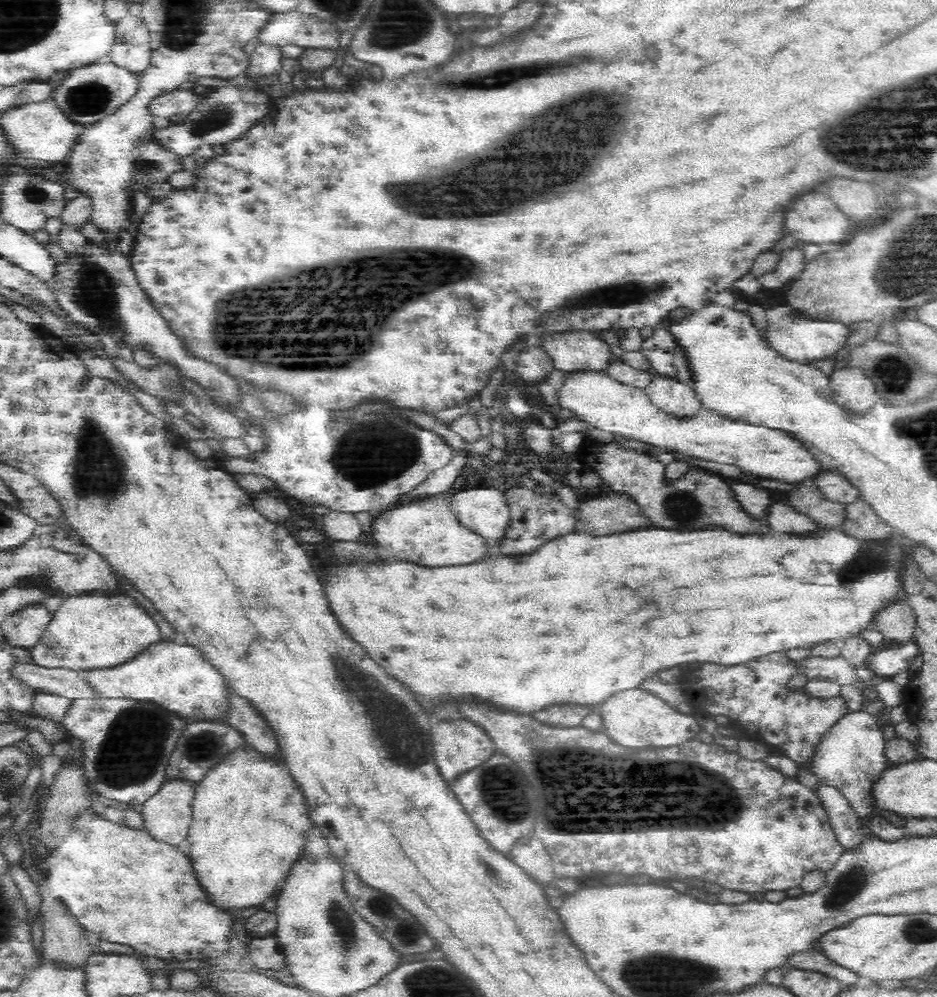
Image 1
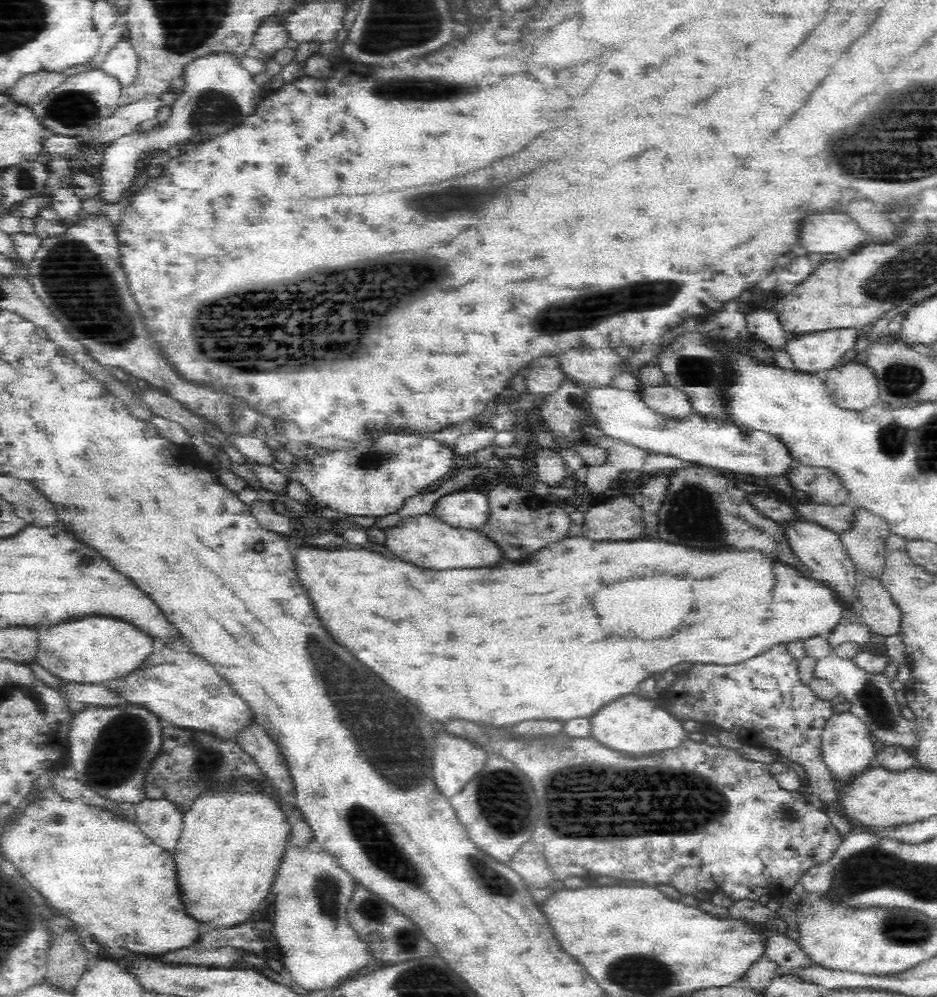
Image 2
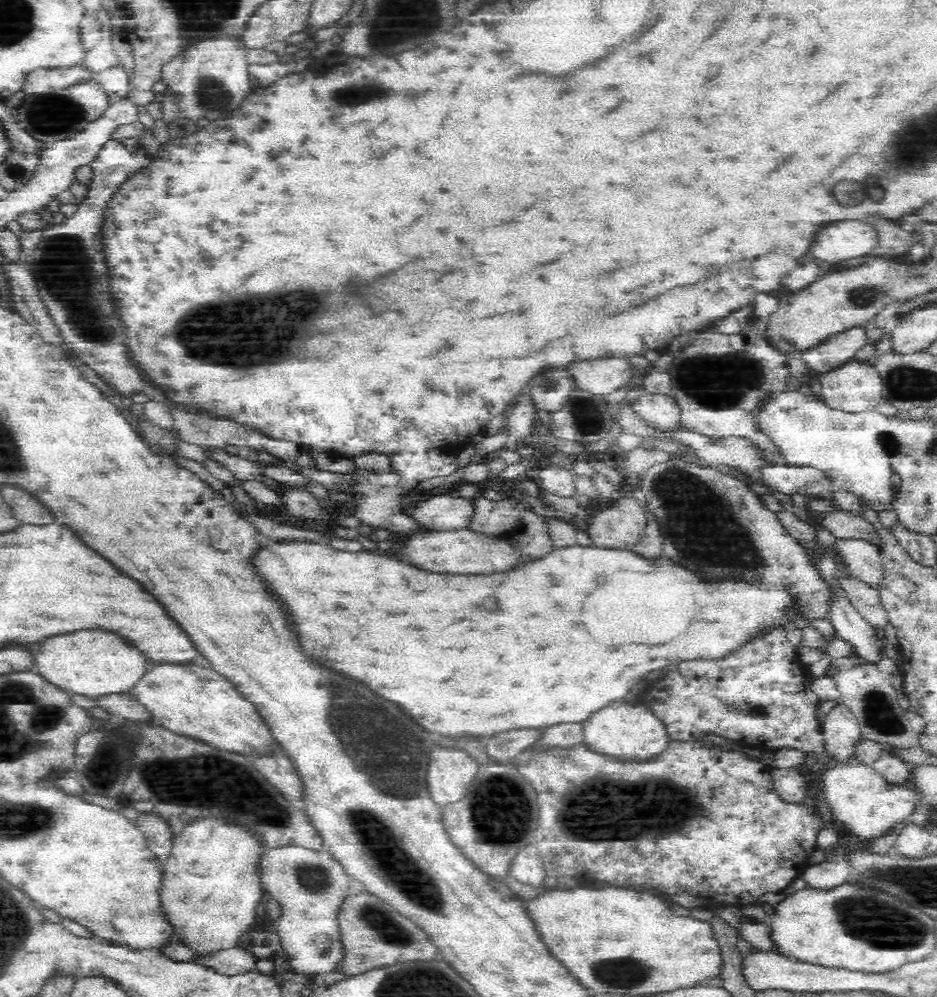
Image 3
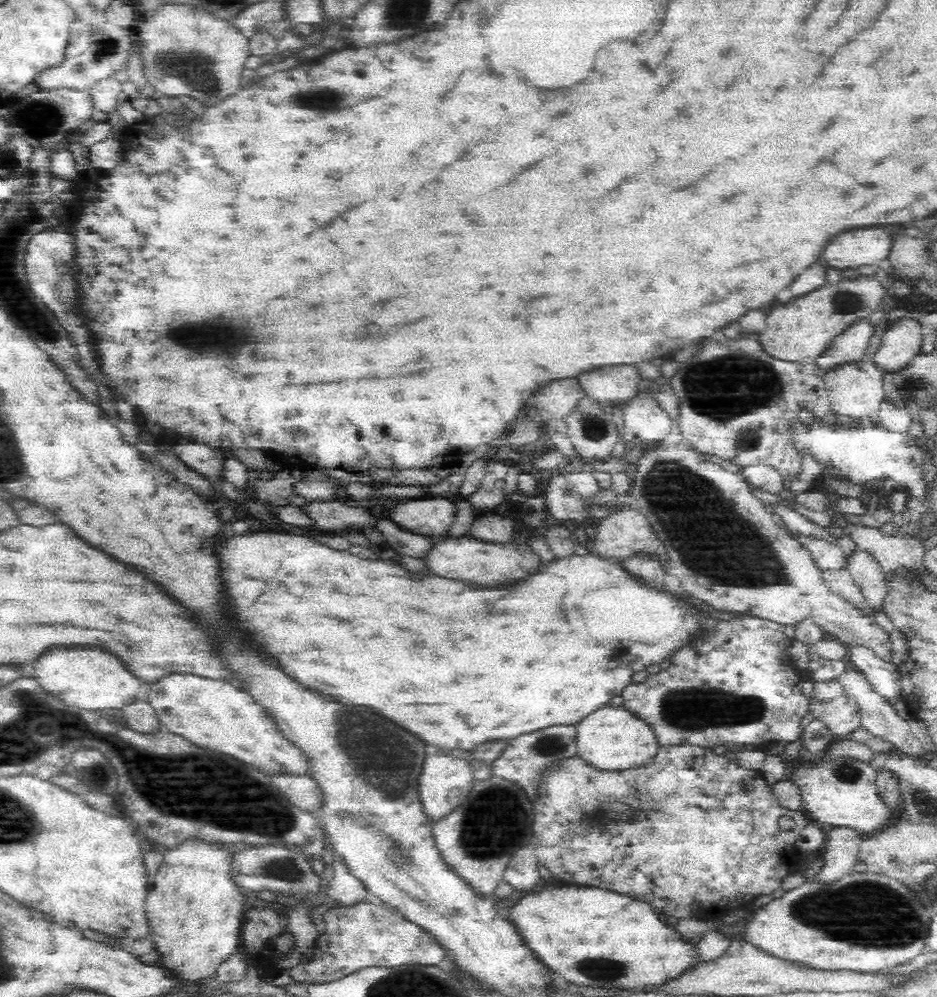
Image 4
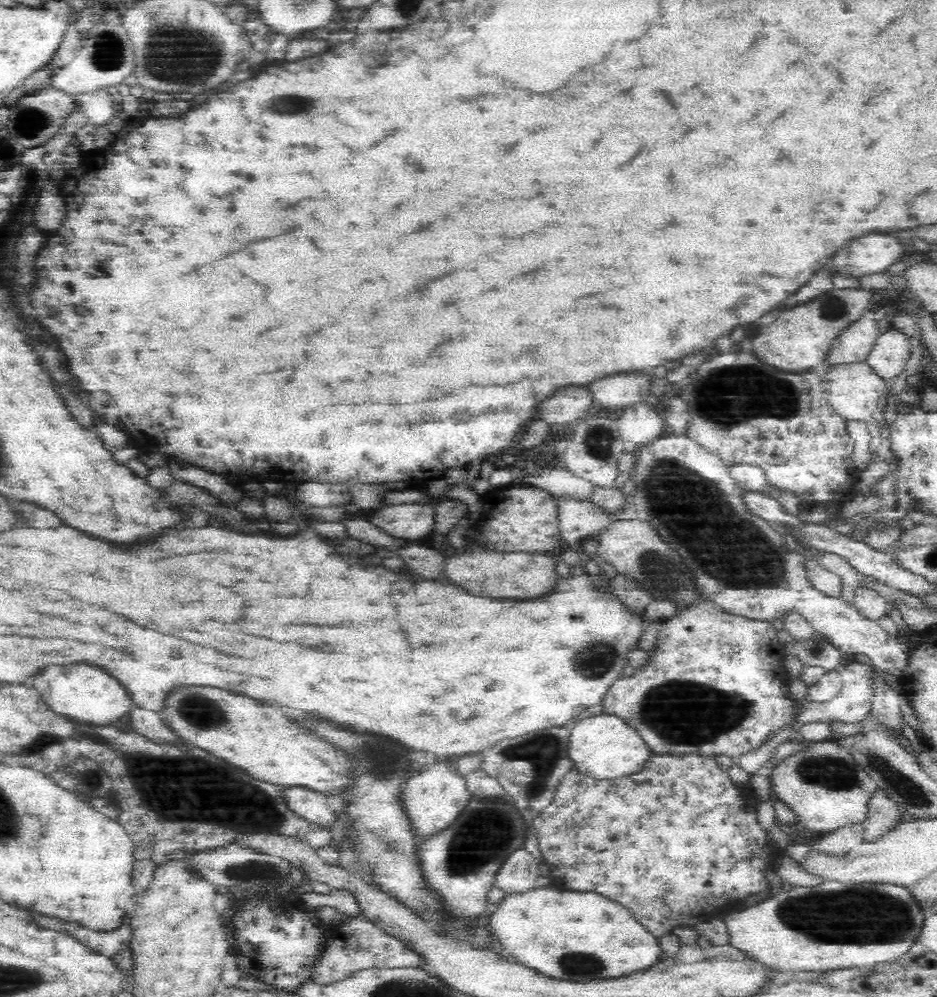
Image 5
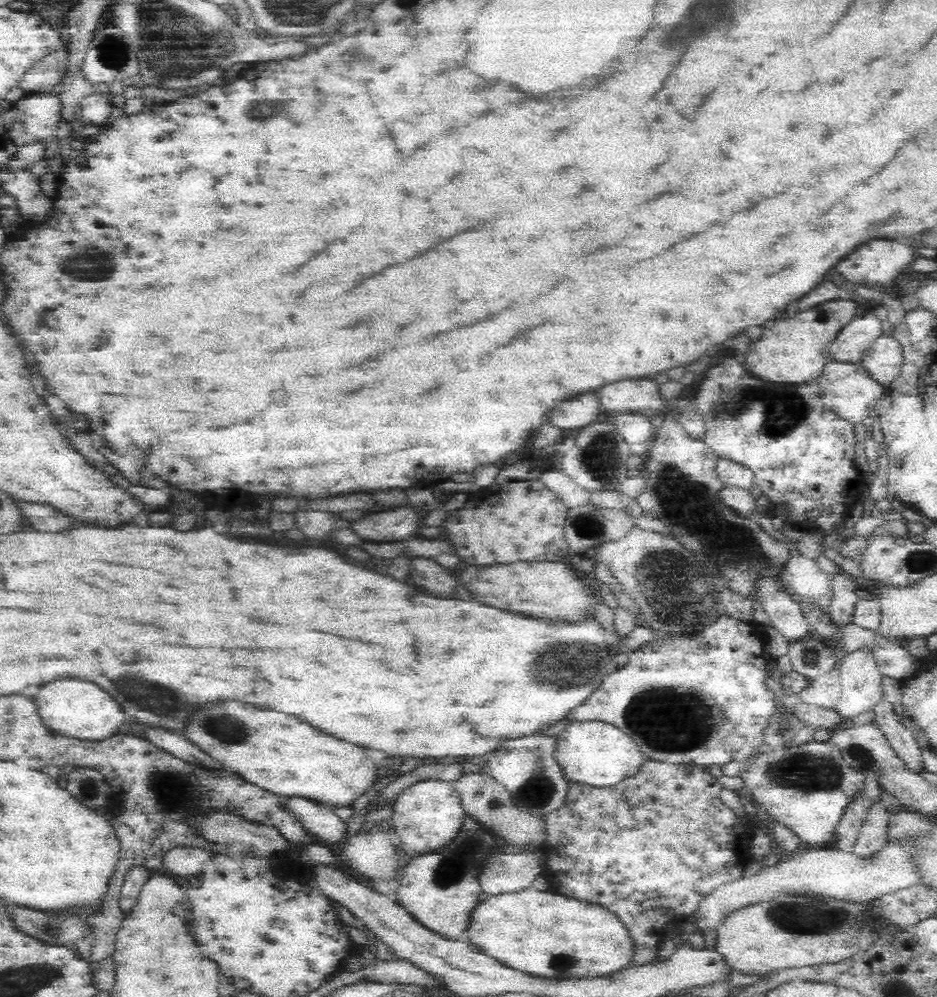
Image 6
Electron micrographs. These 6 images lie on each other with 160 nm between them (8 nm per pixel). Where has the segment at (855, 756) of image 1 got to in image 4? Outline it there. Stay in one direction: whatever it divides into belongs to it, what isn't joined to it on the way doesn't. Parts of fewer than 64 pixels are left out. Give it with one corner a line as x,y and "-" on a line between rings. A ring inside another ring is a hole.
847,695
829,701
808,699
808,711
814,719
824,722
835,738
845,738
856,726
861,726
859,704

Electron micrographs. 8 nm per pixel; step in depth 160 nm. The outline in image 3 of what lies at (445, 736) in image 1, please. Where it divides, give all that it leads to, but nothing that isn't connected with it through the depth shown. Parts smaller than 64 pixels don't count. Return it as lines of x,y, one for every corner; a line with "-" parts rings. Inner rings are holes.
434,748
426,770
428,793
438,808
462,800
473,783
478,765
466,752

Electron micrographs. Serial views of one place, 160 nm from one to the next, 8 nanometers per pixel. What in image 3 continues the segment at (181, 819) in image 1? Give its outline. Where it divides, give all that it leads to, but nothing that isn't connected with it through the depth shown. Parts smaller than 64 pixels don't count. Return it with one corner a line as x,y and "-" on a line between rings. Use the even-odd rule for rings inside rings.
140,814
136,825
146,837
147,847
152,858
158,861
158,864
164,864
173,845
168,825
158,817
146,817
146,815

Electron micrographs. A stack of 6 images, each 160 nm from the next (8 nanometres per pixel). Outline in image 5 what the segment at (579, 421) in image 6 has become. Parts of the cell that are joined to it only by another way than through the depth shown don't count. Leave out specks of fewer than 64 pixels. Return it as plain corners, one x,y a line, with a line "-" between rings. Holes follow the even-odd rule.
562,388
562,392
556,392
552,400
542,402
542,408
538,408
538,418
554,426
567,424
573,427
576,422
584,420
588,410
596,404
588,388

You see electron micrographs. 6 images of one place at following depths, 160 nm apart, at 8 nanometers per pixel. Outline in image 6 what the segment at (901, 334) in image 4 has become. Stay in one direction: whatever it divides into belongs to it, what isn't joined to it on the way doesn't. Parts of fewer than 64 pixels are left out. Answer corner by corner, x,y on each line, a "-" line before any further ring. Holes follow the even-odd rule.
886,331
871,344
859,361
872,379
883,386
900,376
903,356
900,343

